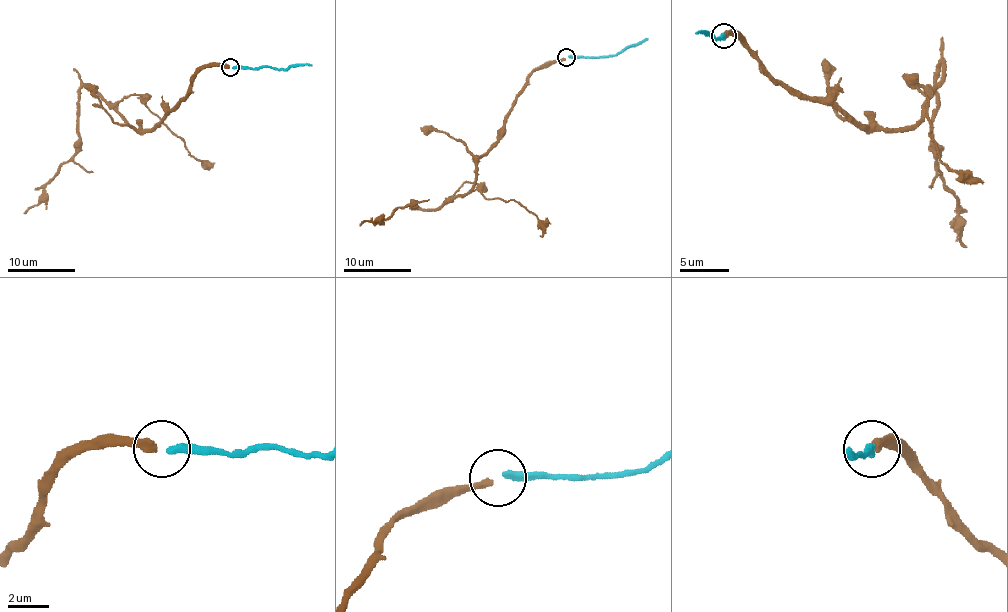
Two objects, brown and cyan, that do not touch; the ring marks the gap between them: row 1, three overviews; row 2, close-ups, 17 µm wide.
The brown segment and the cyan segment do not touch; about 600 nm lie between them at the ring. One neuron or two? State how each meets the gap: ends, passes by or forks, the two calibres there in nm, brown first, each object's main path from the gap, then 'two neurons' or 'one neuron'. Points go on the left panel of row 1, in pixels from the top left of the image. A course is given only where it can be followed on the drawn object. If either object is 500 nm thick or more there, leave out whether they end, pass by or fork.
brown ends; cyan ends; calibres 380 and 360 nm; course brown (229, 67), (206, 67), (184, 97), (141, 131), (86, 87), (79, 95), (79, 149), (23, 214); course cyan (233, 67), (282, 68), (312, 65); two neurons

